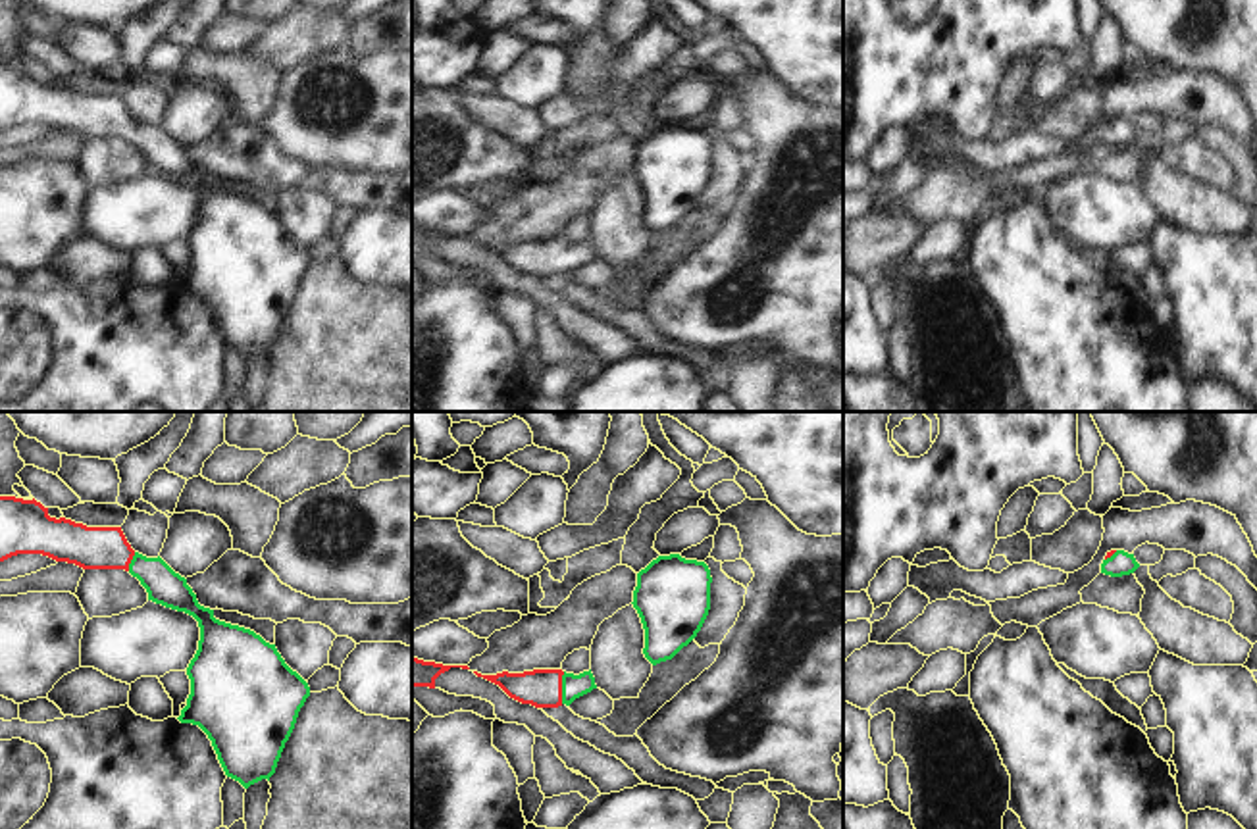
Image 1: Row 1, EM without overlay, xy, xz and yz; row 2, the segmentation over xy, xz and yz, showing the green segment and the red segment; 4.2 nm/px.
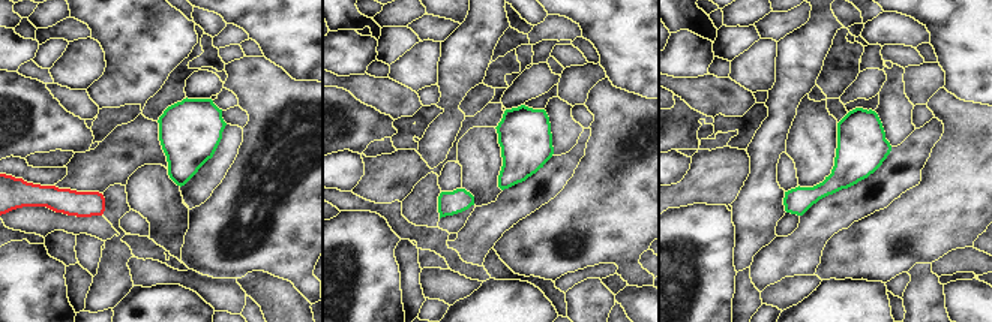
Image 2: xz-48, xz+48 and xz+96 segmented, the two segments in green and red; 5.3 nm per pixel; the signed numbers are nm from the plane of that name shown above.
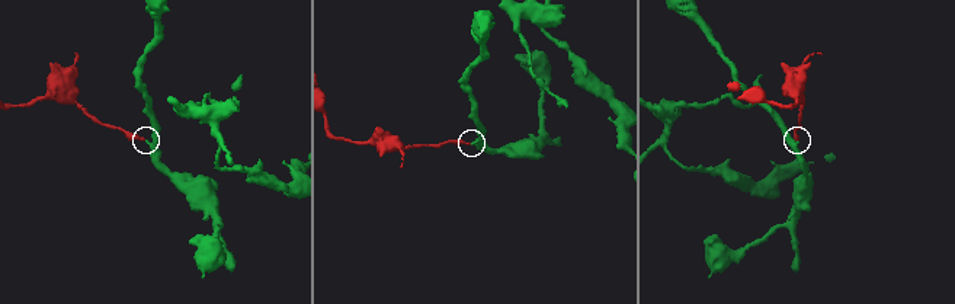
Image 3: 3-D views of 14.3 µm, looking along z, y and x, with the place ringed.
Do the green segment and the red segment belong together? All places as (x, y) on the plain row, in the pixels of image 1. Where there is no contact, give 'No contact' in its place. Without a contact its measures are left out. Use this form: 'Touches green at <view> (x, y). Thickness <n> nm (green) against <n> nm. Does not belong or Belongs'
Touches green at xz (563, 256). Thickness 100 nm (green) against 160 nm. Belongs.

